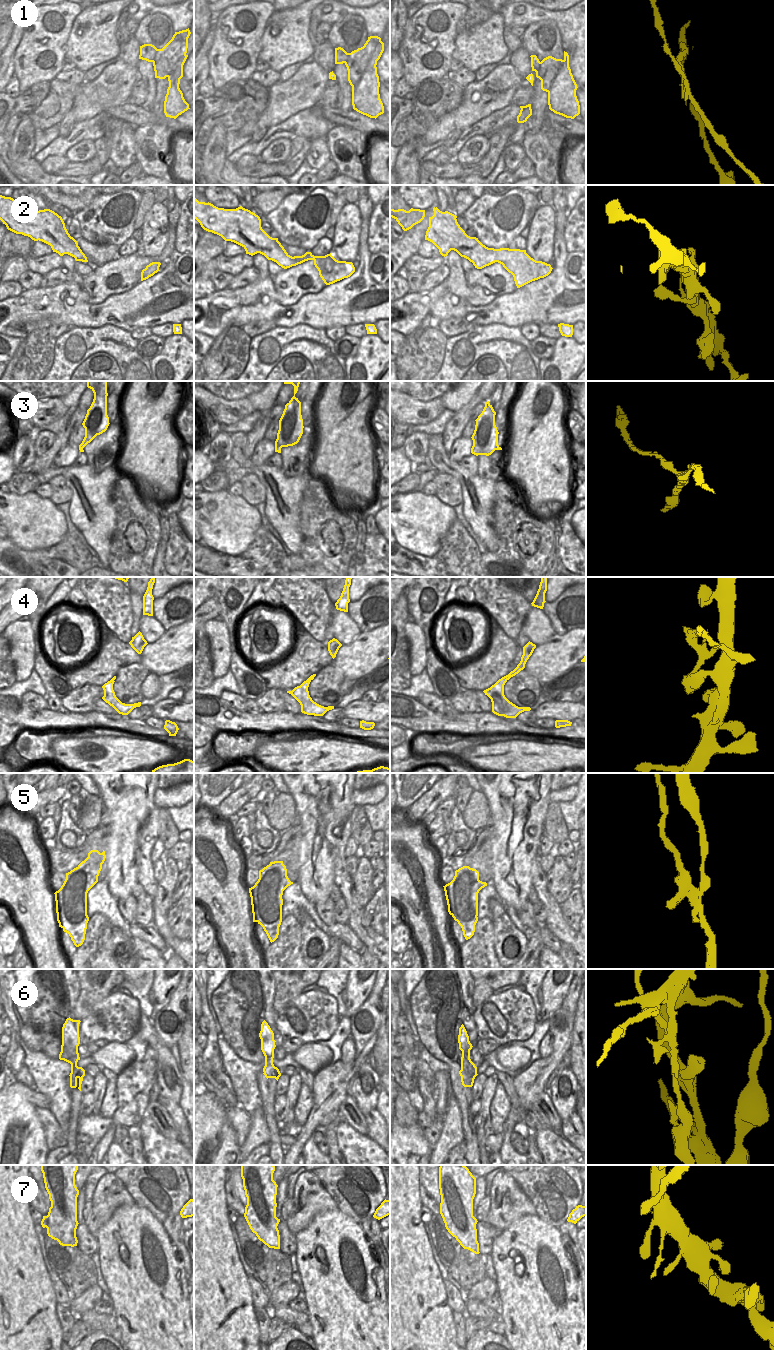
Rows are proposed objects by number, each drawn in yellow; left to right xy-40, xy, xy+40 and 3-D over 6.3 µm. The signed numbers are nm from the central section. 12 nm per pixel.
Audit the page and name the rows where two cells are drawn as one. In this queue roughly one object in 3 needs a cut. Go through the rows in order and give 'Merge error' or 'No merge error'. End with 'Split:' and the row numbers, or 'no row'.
1: Merge error
2: No merge error
3: Merge error
4: Merge error
5: Merge error
6: Merge error
7: No merge error
Split: 1, 3, 4, 5, 6.

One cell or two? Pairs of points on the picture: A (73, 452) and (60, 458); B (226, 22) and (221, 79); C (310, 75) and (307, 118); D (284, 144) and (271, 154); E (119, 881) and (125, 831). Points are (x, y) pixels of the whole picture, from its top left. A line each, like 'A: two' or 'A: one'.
A: one
B: one
C: two
D: one
E: one

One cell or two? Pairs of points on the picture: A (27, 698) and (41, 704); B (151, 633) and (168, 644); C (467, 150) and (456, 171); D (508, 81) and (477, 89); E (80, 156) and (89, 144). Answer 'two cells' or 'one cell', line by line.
A: one cell
B: two cells
C: two cells
D: one cell
E: one cell

